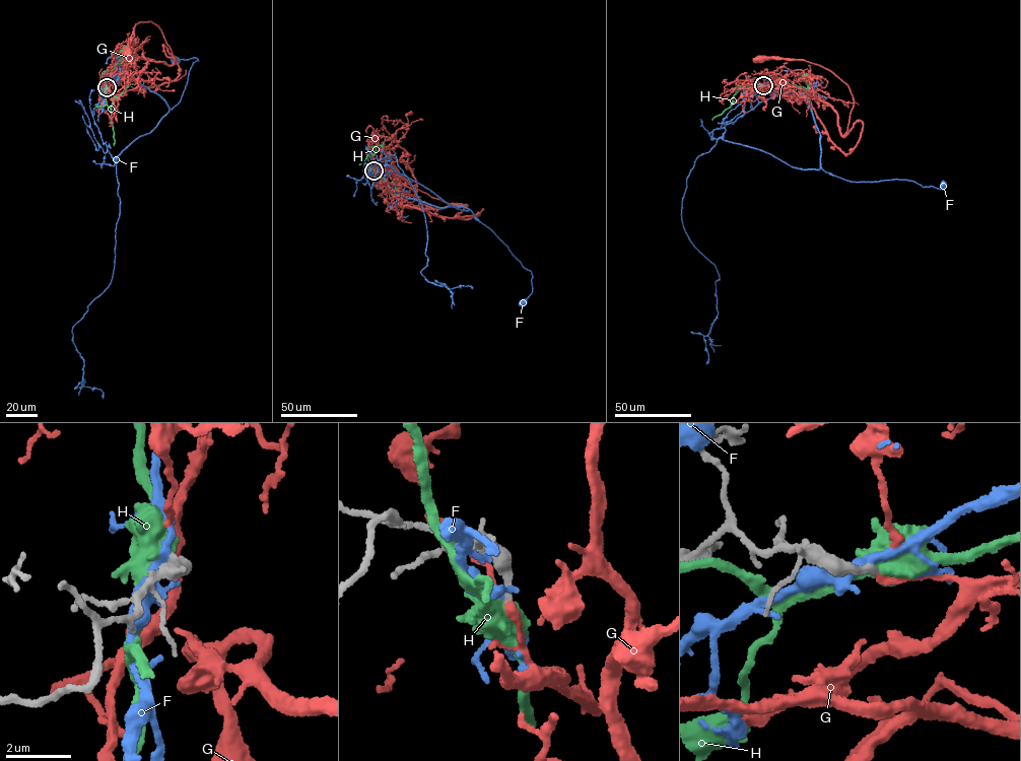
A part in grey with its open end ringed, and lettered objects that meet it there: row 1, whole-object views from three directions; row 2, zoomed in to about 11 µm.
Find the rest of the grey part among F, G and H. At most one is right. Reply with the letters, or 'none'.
G

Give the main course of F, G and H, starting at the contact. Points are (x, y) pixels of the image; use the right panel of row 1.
F: (763, 85), (776, 81), (807, 101), (826, 171), (852, 181), (905, 180), (939, 189), (944, 184)
G: (763, 85), (818, 97), (835, 112), (842, 136), (846, 131), (853, 98), (832, 72), (804, 60), (758, 59)
H: (763, 84), (784, 78), (808, 90), (802, 76), (808, 76), (811, 81)

